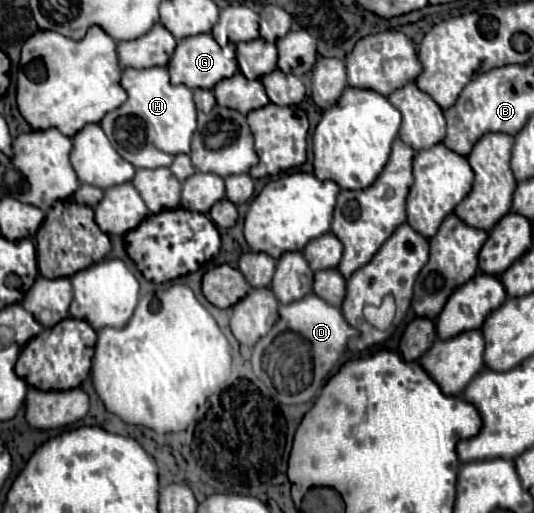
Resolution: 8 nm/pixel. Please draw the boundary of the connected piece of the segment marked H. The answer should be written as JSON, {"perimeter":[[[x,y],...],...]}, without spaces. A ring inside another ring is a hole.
{"perimeter":[[[125,68],[121,76],[121,86],[127,90],[127,100],[113,112],[105,114],[101,120],[101,128],[113,140],[113,146],[125,160],[129,160],[135,168],[159,168],[171,166],[177,154],[189,154],[191,136],[197,130],[197,108],[193,102],[193,90],[183,84],[171,86],[167,68]],[[133,116],[143,124],[143,142],[131,142],[135,138],[125,138],[123,130],[117,128],[119,118]]]}

